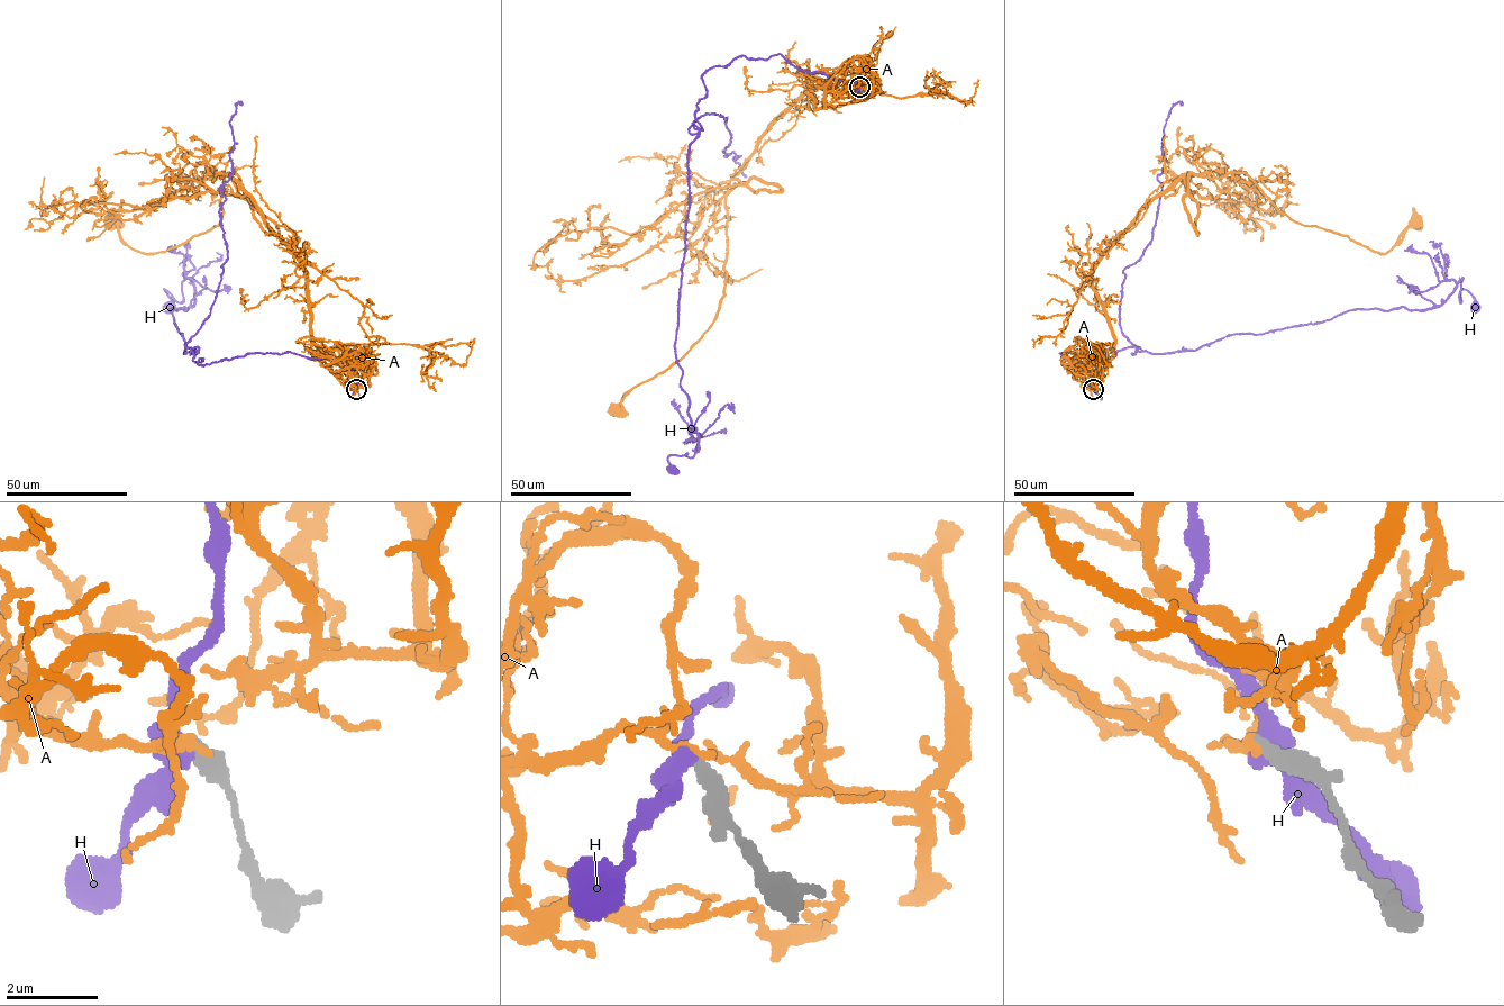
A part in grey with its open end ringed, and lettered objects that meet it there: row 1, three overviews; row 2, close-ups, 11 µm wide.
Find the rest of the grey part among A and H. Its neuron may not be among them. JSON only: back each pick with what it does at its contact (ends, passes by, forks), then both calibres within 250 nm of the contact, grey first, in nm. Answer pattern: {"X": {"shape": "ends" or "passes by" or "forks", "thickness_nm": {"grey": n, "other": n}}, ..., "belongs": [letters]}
{"belongs": []}

